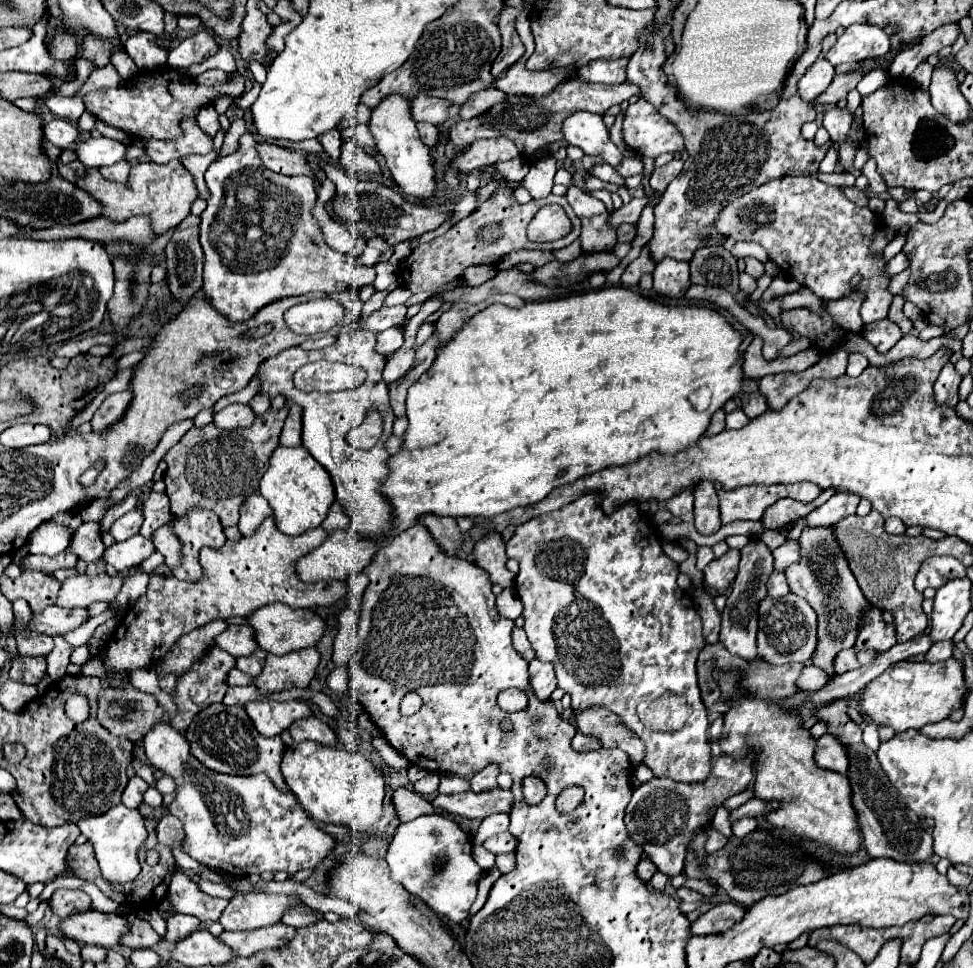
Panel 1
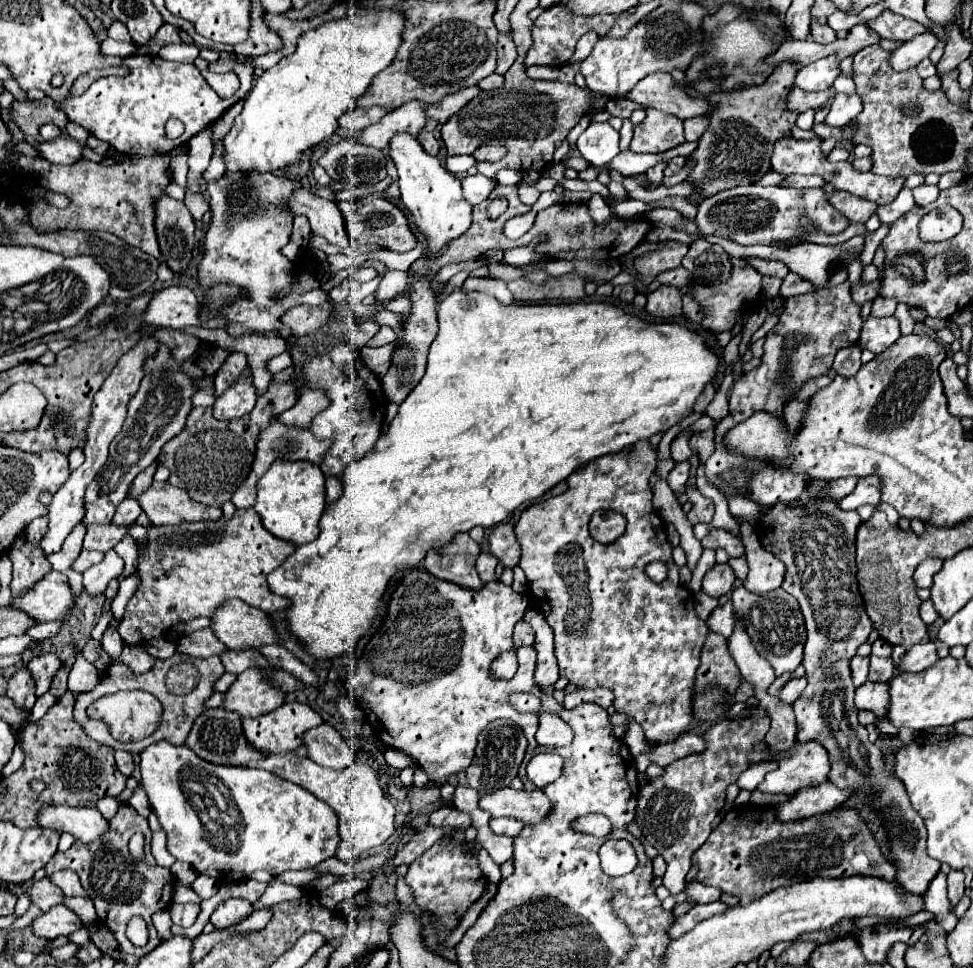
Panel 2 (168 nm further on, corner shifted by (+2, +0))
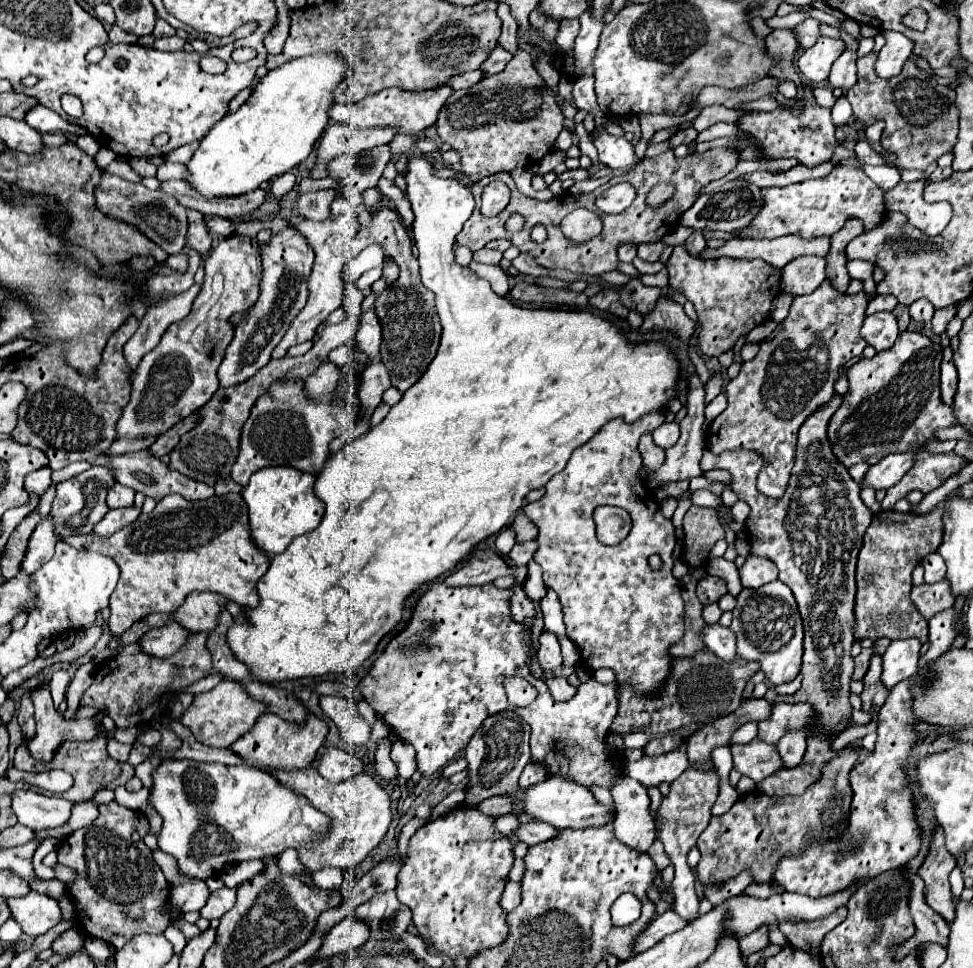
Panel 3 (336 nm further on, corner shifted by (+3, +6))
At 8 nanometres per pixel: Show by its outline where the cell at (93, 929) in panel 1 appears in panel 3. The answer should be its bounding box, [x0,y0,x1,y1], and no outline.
[4,891,62,937]

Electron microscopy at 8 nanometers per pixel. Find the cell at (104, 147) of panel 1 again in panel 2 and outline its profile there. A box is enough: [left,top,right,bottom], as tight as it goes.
[37,137,83,165]

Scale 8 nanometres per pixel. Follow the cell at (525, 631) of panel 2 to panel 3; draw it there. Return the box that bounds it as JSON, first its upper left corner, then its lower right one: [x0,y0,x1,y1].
[510,585,534,623]

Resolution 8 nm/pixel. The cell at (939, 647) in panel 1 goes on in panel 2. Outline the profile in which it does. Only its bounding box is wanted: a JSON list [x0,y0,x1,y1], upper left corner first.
[899,643,939,673]

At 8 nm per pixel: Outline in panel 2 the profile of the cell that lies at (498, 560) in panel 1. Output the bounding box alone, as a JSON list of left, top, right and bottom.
[487,521,521,569]

